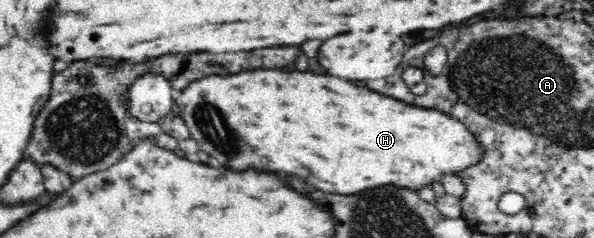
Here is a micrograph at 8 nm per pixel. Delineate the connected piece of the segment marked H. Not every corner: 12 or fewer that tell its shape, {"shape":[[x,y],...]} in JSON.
{"shape":[[257,69],[175,93],[200,151],[325,193],[419,191],[484,157],[464,123]]}

